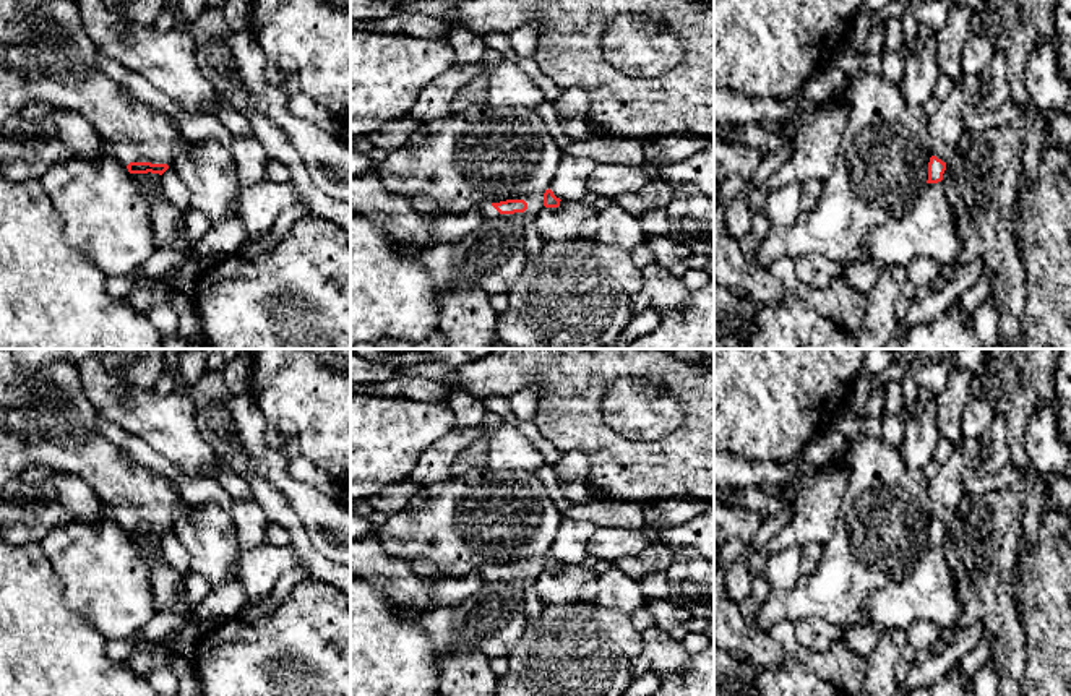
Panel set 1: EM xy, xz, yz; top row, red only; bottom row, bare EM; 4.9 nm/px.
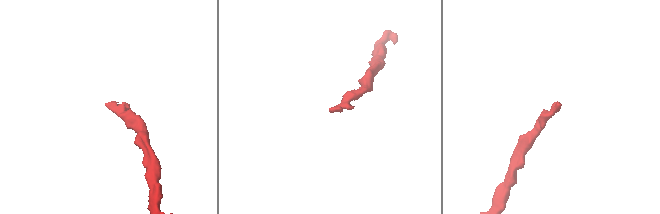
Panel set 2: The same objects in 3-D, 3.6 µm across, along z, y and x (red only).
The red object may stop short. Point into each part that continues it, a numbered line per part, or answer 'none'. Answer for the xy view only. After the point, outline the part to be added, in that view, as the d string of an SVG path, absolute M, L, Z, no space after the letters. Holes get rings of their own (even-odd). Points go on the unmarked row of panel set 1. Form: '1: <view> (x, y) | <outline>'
1: xy (49, 421) | M0 349L0 487L29 466L44 464L57 472L80 475L107 505L123 527L167 527L182 508L172 482L123 456L123 448L96 432L92 402L84 394L78 370L68 360L45 363L29 381L18 378L11 354Z

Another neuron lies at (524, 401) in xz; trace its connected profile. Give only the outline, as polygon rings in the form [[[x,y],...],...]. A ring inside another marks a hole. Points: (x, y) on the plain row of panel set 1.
[[[526,386],[508,396],[513,414],[524,422],[532,422],[537,406],[539,391],[536,386]]]

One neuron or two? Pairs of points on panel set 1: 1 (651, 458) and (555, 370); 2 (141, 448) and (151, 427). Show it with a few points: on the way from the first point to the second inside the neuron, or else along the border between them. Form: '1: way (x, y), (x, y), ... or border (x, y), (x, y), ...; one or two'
1: way (622, 458), (570, 406), (570, 399); one
2: border (111, 422), (138, 435), (174, 464); two

